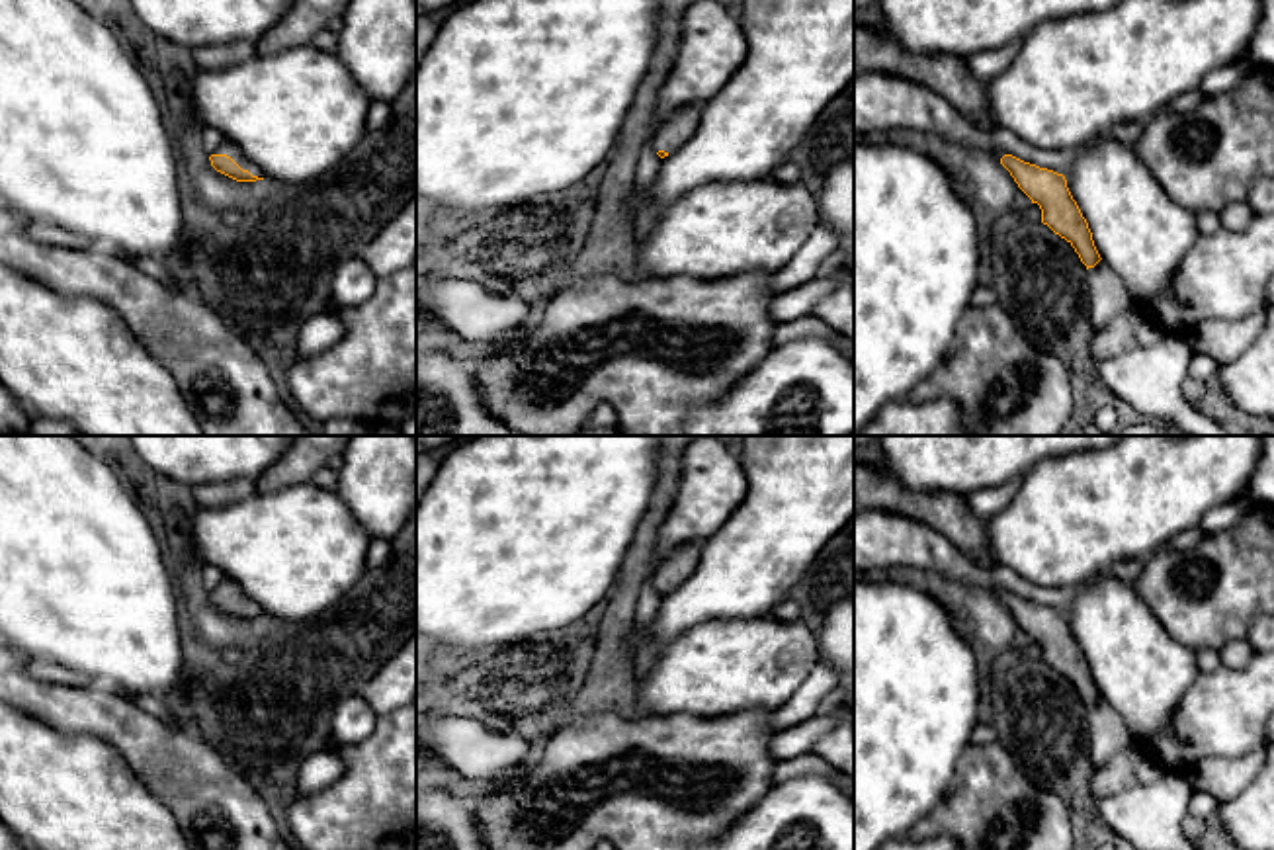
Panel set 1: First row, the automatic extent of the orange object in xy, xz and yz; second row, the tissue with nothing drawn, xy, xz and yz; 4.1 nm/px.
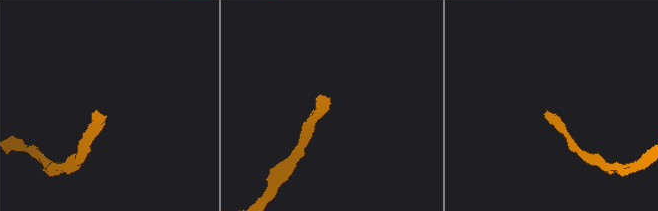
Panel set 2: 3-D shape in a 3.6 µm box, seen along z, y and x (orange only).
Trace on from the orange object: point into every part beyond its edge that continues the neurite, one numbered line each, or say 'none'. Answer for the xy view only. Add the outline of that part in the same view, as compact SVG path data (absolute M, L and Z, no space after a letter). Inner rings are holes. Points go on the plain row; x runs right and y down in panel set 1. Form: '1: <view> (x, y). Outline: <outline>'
1: xy (225, 585). Outline: M231 578L219 582L213 592L227 592L231 594L242 608L248 608L252 614L262 616L262 608Z

